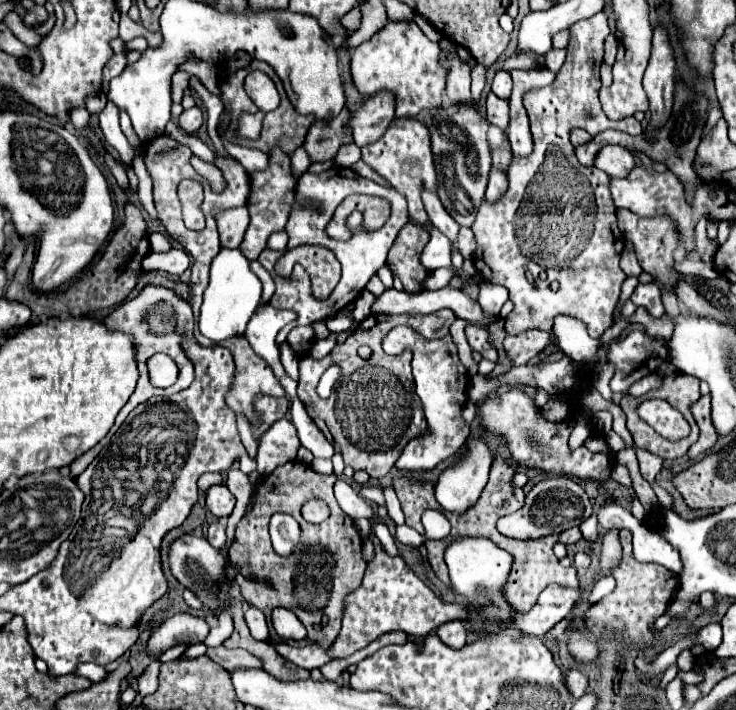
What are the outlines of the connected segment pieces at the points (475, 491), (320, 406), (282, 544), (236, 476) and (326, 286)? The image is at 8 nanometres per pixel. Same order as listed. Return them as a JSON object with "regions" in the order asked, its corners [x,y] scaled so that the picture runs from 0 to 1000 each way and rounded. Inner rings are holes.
{"regions":[[[[643,617],[635,623],[635,637],[618,645],[596,670],[596,679],[591,685],[591,701],[602,713],[602,718],[610,721],[632,721],[637,713],[643,713],[656,693],[662,676],[664,676],[664,662],[667,662],[670,642],[662,631],[662,623],[656,617]]],[[[594,437],[588,442],[539,442],[539,445],[520,445],[504,442],[499,445],[485,465],[466,482],[458,485],[450,499],[436,507],[414,501],[406,507],[406,546],[404,558],[412,566],[420,589],[442,608],[444,620],[455,631],[458,639],[466,642],[469,654],[480,662],[496,662],[504,673],[520,673],[534,654],[539,651],[542,639],[548,637],[550,625],[580,606],[580,594],[575,589],[569,558],[564,555],[564,541],[556,521],[539,518],[542,501],[526,501],[518,490],[518,476],[539,456],[556,456],[577,476],[607,473],[610,459],[615,456],[618,442],[613,437]],[[488,485],[499,485],[507,490],[507,501],[493,507],[485,499]],[[447,513],[458,513],[463,518],[461,535],[452,544],[452,552],[444,563],[433,561],[428,546],[433,530],[447,518]]],[[[371,724],[365,735],[365,752],[371,763],[371,775],[379,783],[393,783],[398,772],[406,766],[409,744],[398,727],[390,724]]],[[[314,659],[311,662],[311,670],[308,670],[306,682],[314,690],[314,696],[322,701],[322,710],[319,710],[319,718],[317,718],[314,730],[308,730],[308,769],[300,775],[303,780],[308,780],[308,772],[311,772],[314,761],[317,761],[319,741],[330,730],[333,715],[336,715],[336,710],[341,704],[341,679],[338,679],[338,670],[330,668],[325,659]]],[[[414,344],[414,346],[404,346],[404,349],[387,355],[376,366],[374,383],[379,389],[393,389],[398,383],[401,372],[409,372],[420,383],[428,420],[444,420],[463,392],[461,366],[455,363],[455,358],[450,352],[444,352],[439,346]]]]}

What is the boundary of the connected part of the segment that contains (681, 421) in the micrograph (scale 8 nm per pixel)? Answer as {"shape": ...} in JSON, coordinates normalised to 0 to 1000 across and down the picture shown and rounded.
{"shape":[[[876,563],[865,580],[890,608],[906,620],[923,620],[936,611],[933,592],[904,563]]]}

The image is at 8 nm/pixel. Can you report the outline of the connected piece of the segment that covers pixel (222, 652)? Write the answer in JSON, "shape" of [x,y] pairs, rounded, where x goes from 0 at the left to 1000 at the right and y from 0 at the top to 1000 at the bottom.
{"shape":[[[306,910],[281,913],[281,924],[303,938],[308,946],[319,941],[355,941],[355,932],[333,915],[308,915]]]}

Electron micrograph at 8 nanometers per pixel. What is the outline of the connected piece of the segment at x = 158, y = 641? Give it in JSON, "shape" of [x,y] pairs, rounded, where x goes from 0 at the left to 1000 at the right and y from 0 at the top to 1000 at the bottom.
{"shape":[[[238,865],[224,879],[213,885],[213,890],[205,896],[200,918],[205,924],[240,910],[240,907],[270,907],[284,893],[284,879],[276,870],[260,868],[260,865]]]}

